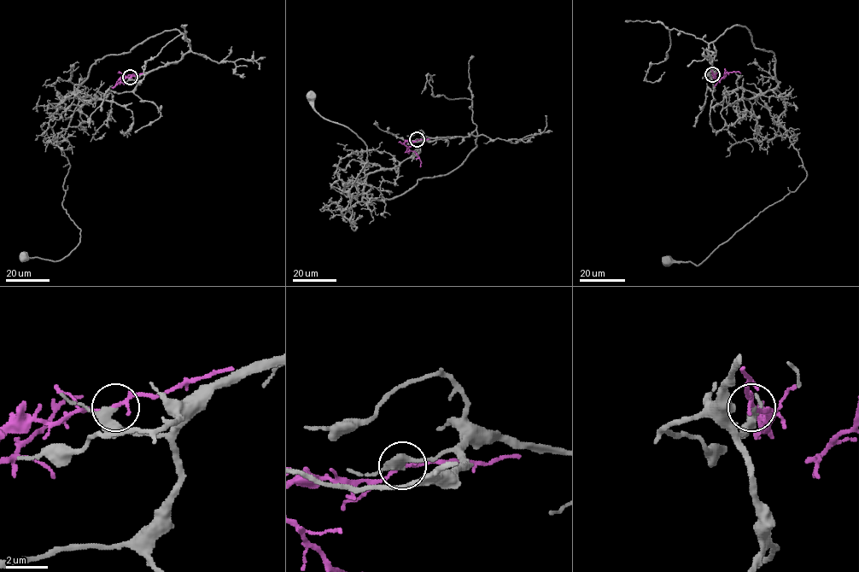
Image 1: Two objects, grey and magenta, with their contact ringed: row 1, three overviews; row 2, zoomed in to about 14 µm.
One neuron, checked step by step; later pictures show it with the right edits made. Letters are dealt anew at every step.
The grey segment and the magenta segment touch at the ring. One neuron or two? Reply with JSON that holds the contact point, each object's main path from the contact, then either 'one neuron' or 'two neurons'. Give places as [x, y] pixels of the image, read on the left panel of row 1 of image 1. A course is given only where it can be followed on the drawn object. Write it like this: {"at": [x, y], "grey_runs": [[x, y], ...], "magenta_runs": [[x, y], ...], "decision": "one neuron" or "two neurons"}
{"at": [130, 77], "grey_runs": [[130, 77], [189, 40], [166, 30], [103, 56], [60, 103], [49, 125], [80, 242], [21, 255]], "magenta_runs": [[130, 77], [120, 78], [117, 83], [128, 75], [133, 75]], "decision": "two neurons"}

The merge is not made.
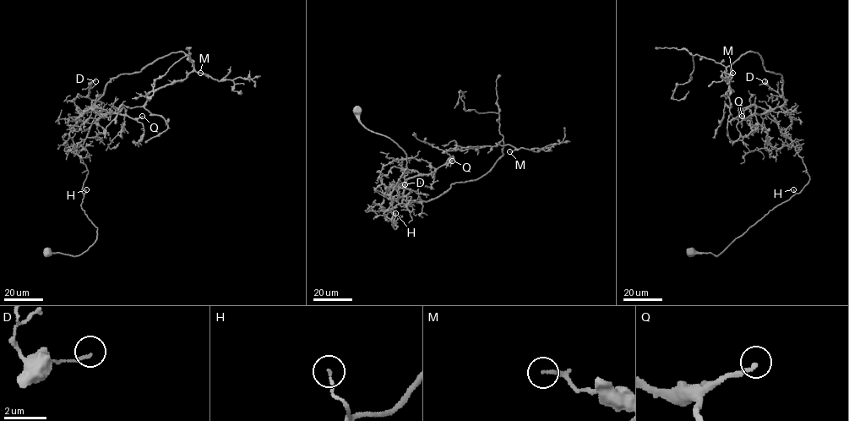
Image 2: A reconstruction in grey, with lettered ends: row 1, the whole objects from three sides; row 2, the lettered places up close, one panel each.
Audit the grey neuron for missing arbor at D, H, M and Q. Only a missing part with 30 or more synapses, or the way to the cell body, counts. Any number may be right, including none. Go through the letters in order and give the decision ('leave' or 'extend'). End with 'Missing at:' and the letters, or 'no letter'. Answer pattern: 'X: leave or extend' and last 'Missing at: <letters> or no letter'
D: leave
H: leave
M: leave
Q: extend
Missing at: Q

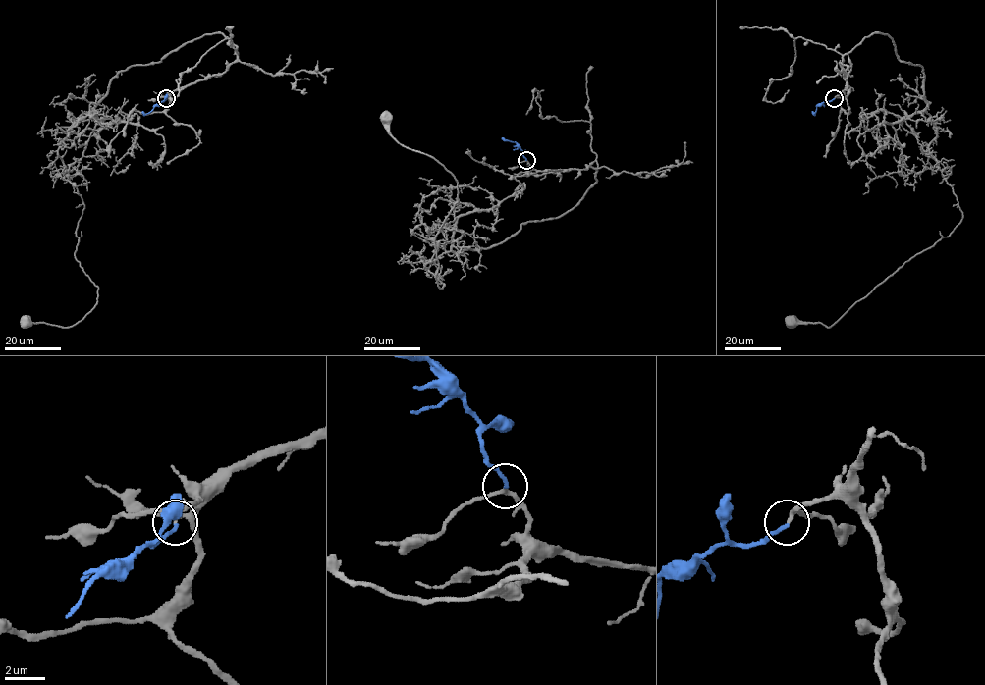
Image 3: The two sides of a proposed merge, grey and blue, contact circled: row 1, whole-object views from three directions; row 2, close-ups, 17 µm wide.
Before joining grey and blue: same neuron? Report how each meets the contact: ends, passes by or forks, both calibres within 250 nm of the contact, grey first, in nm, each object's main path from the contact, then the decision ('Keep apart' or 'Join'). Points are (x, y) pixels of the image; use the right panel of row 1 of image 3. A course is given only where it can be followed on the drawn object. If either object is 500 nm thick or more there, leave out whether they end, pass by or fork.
At the ring grey passes by. At the ring blue ends. Thickness 180 nm (grey) against 190 nm. Course of grey: (835, 98), (843, 58), (874, 33), (922, 67), (937, 132), (926, 154), (962, 219), (830, 327), (791, 320). Course of blue: (835, 98), (819, 103), (814, 114), (812, 111). Join

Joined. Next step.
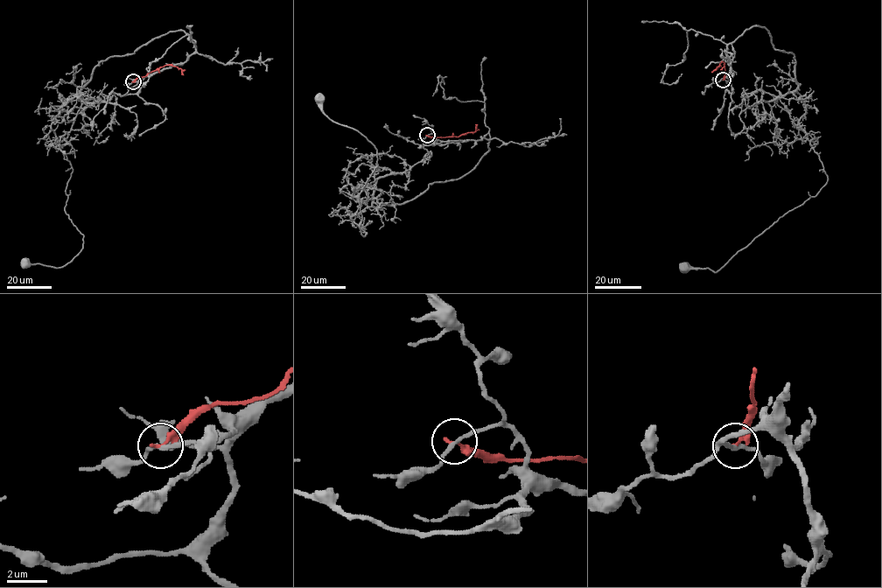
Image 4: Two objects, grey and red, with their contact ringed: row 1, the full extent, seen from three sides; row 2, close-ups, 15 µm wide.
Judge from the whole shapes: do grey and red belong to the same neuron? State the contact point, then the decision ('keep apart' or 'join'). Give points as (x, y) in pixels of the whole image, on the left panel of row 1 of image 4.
at (133, 81); keep apart

